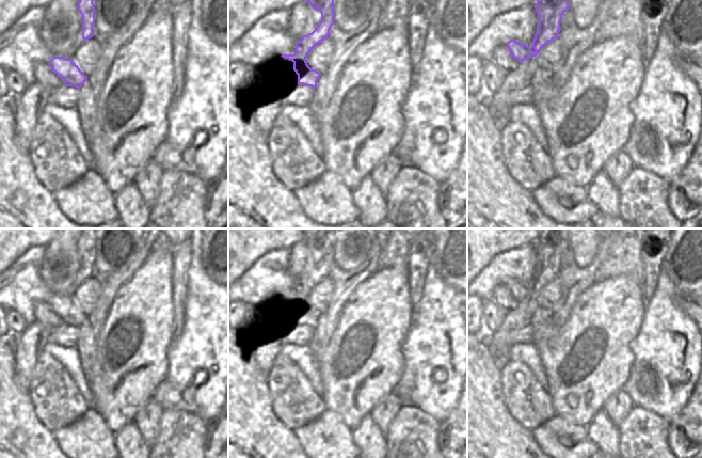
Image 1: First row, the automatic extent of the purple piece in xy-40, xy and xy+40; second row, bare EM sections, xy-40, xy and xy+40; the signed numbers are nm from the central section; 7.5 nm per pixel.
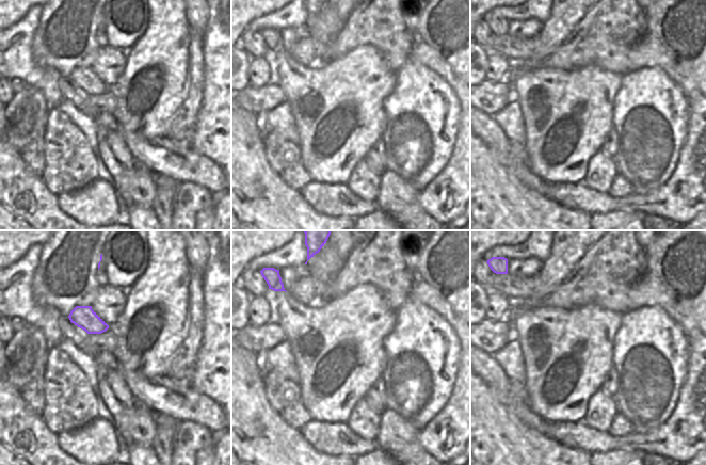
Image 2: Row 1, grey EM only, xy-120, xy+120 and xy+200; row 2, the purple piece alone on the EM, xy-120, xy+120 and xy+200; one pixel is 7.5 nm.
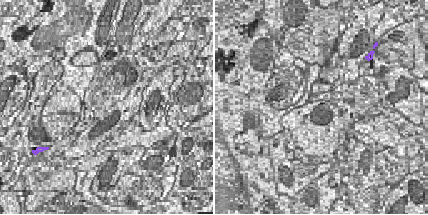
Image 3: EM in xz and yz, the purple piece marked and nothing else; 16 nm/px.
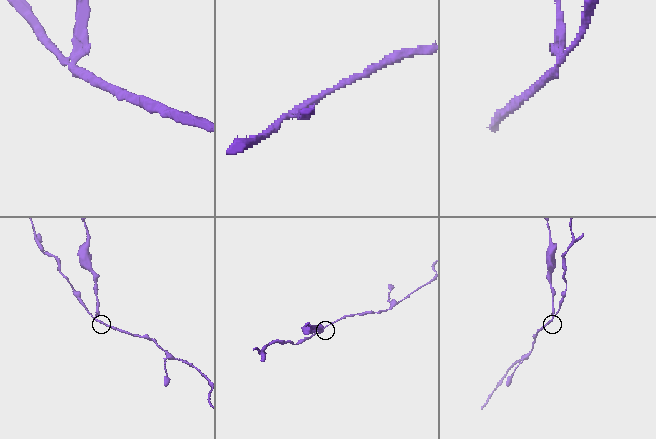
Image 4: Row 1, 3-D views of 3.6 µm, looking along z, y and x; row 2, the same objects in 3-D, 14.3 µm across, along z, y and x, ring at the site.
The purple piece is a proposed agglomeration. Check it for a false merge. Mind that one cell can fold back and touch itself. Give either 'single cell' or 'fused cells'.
fused cells

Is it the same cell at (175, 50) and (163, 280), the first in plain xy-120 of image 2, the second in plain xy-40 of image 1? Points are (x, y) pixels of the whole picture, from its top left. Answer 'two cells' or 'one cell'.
one cell

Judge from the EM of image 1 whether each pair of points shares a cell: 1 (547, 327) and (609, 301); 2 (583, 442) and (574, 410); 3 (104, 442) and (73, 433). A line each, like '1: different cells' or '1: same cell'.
1: same cell
2: different cells
3: same cell

